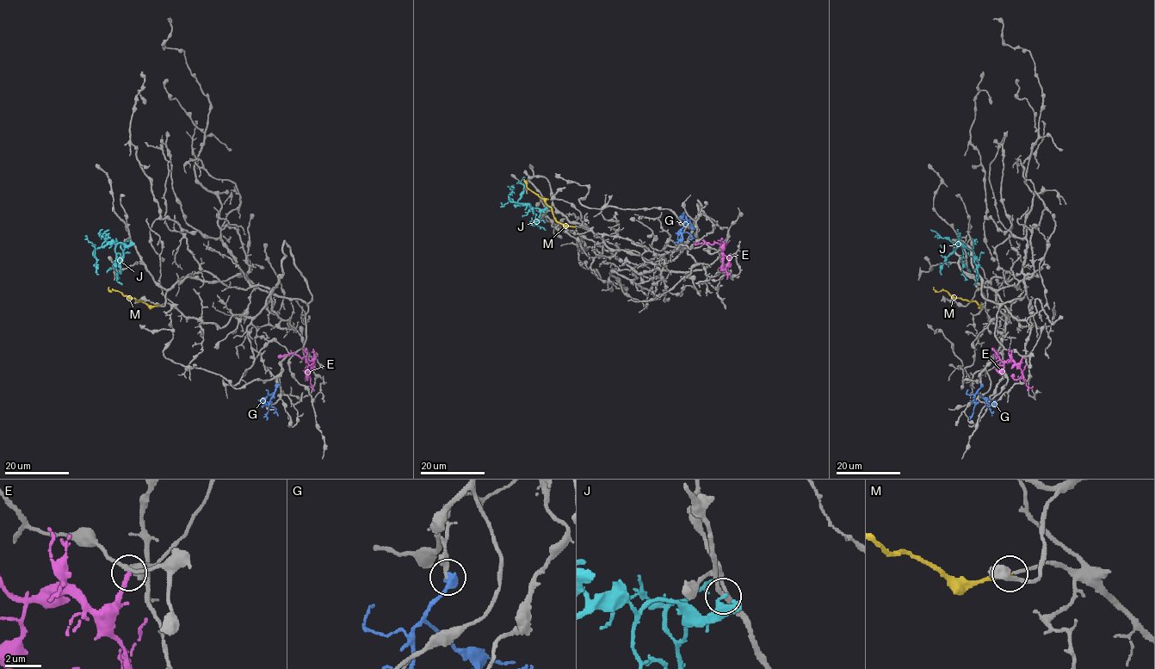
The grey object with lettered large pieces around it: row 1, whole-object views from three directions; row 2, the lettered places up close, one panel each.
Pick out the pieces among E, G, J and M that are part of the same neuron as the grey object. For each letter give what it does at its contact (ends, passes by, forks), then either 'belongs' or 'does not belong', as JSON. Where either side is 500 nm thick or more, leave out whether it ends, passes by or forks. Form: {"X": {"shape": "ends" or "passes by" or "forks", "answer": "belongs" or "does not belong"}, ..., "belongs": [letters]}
{"E": {"shape": "ends", "answer": "does not belong"}, "G": {"answer": "does not belong"}, "J": {"shape": "ends", "answer": "does not belong"}, "M": {"shape": "ends", "answer": "belongs"}, "belongs": ["M"]}

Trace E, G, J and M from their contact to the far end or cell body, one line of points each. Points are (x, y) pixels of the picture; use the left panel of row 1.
E: (311, 357), (313, 363), (293, 353), (278, 357)
G: (276, 384), (273, 393), (264, 400), (275, 408), (276, 412), (273, 413)
J: (131, 241), (128, 244), (107, 243), (96, 248), (93, 255), (98, 275)
M: (159, 305), (148, 306), (117, 290), (110, 291), (108, 288)

